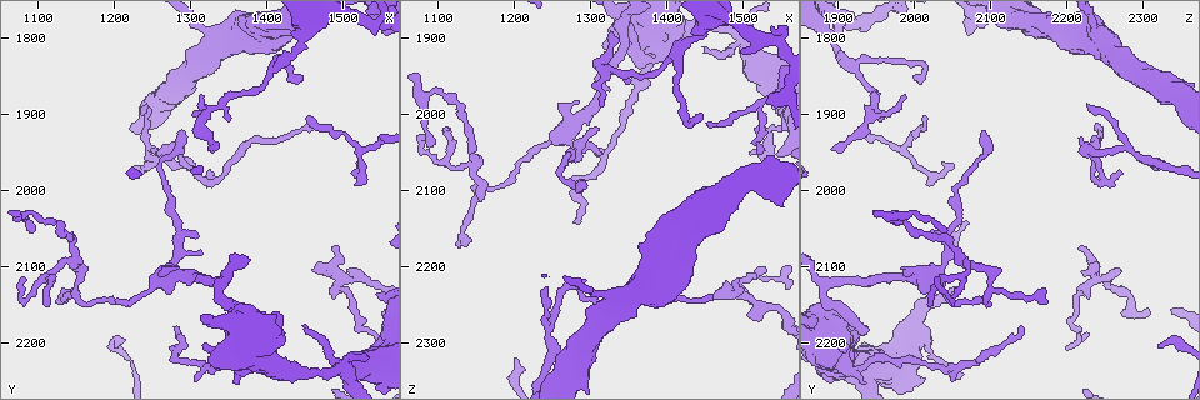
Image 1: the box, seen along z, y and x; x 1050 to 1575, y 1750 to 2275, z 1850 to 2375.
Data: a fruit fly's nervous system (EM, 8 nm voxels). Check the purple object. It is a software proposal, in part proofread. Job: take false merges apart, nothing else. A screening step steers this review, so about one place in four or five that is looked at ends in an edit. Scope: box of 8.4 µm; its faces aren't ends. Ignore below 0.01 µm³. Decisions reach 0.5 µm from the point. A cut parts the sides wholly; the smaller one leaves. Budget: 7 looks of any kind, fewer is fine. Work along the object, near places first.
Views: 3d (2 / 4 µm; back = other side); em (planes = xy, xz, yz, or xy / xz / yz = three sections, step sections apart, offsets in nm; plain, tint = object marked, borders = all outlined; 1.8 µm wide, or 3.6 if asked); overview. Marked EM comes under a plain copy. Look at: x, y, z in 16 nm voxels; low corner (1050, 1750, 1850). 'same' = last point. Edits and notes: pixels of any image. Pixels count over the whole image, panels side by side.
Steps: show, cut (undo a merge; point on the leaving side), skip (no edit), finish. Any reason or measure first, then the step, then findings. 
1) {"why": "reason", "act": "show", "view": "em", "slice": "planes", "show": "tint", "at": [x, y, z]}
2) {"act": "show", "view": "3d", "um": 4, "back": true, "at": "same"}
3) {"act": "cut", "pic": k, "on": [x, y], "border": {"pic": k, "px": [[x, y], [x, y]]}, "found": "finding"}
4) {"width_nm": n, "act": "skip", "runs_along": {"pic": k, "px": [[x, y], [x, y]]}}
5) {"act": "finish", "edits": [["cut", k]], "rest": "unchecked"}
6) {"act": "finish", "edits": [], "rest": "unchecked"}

{"why": "abrupt turn", "act": "show", "view": "em", "slice": "planes", "show": "tint", "at": [1315, 1905, 1945]}

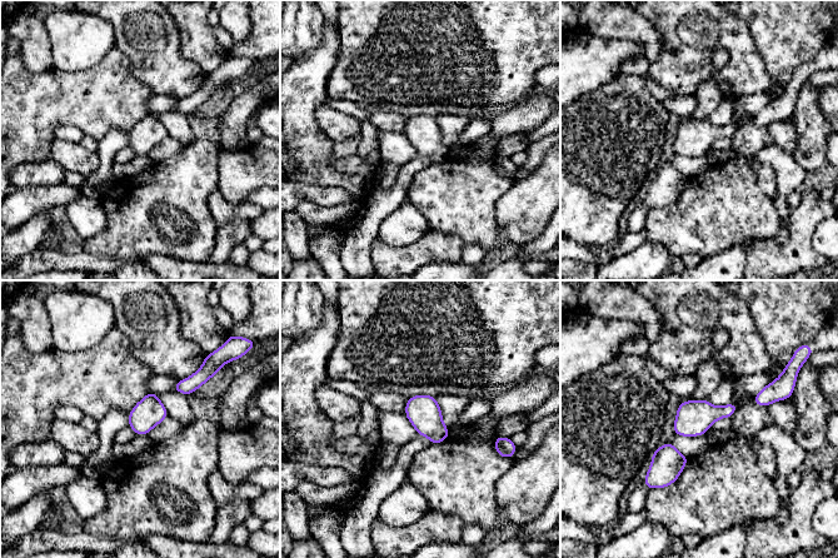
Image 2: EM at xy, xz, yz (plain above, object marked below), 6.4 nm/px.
{"act": "skip", "found": "continuous, no second neuron"}

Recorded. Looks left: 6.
{"act": "show", "view": "em", "slice": "planes", "show": "tint", "at": [1145, 2100, 2070]}

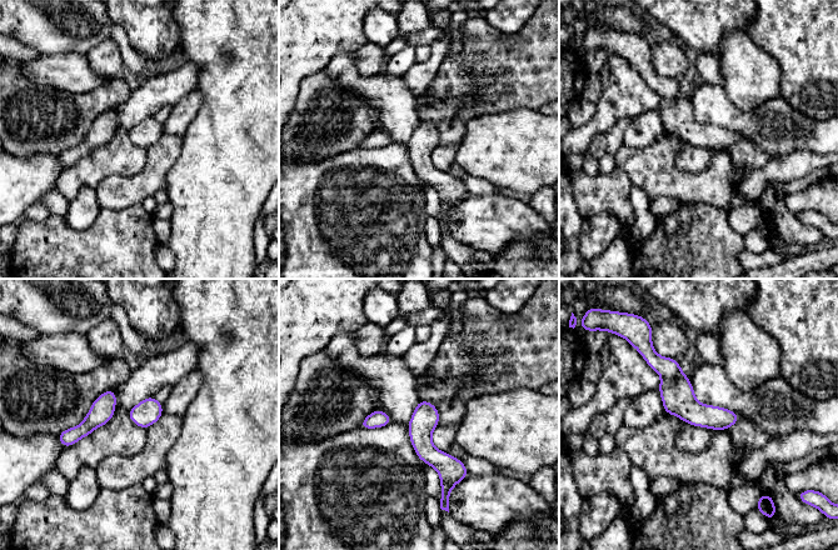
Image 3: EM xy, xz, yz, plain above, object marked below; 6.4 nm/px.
{"width_nm": 160, "act": "skip", "runs_along": {"pic": 3, "px": [[652, 361], [702, 415], [734, 419]]}, "found": "one neuron here"}

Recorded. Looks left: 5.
{"why": "sudden change in width", "act": "show", "view": "3d", "um": 4, "at": [1445, 1795, 1890]}

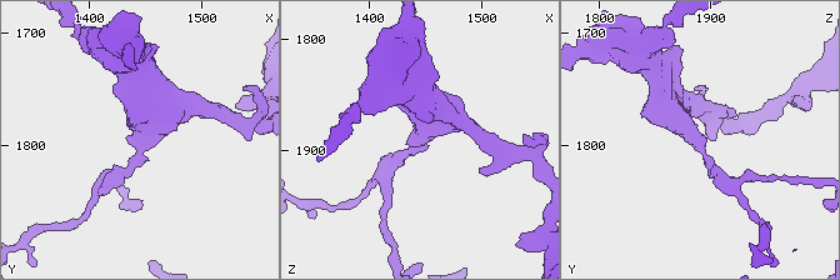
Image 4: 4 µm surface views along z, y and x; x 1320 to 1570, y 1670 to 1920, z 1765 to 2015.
{"arm_widths_nm": [200, 550], "act": "show", "view": "em", "slice": "xz", "step": 4, "show": "tint", "at": [1446, 1798, 1886]}

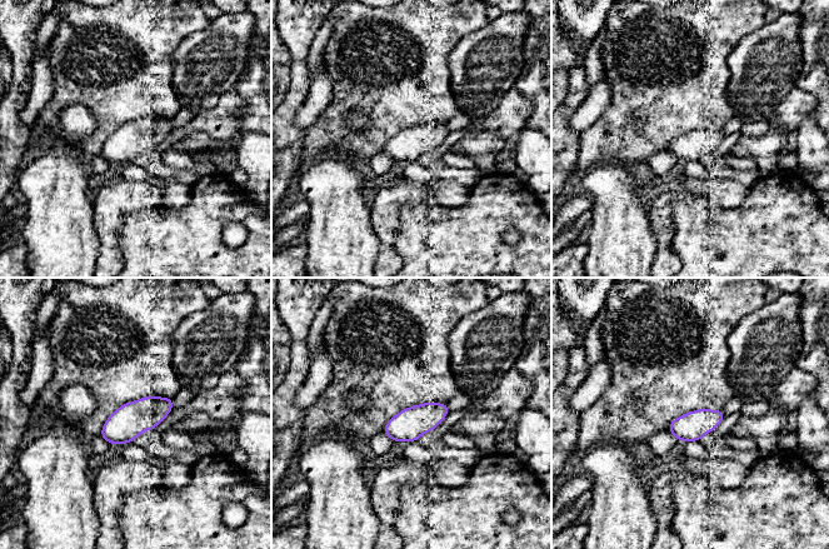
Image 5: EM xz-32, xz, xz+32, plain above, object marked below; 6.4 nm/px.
{"act": "show", "view": "em", "slice": "planes", "show": "borders", "at": "same"}

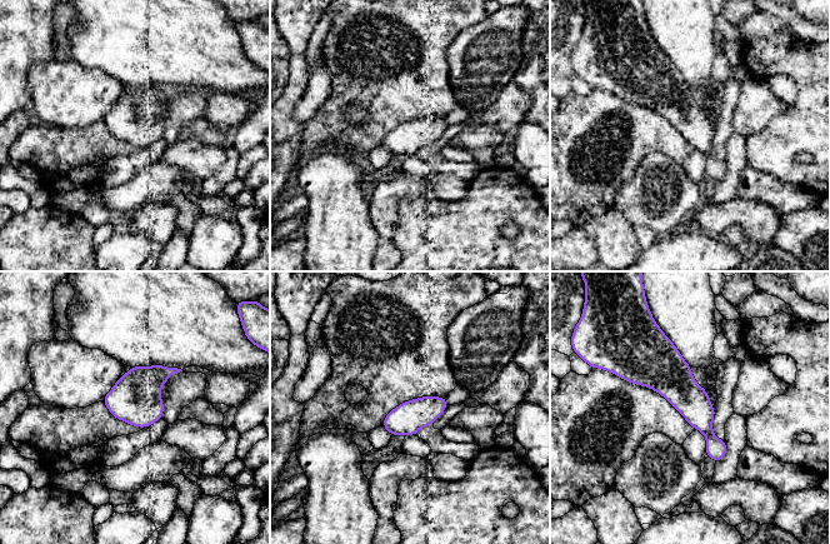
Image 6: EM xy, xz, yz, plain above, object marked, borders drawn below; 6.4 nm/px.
{"act": "skip", "runs_along": {"pic": 6, "px": [[664, 342], [664, 369], [716, 458]]}, "found": "all the same neuron"}

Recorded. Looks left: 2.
{"act": "finish", "edits": [], "rest": "unchecked"}

